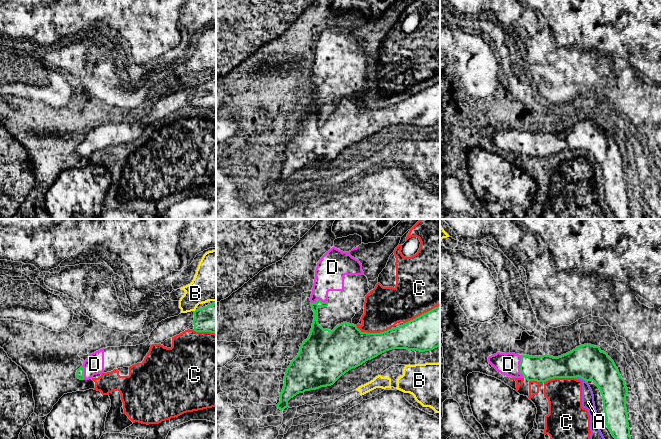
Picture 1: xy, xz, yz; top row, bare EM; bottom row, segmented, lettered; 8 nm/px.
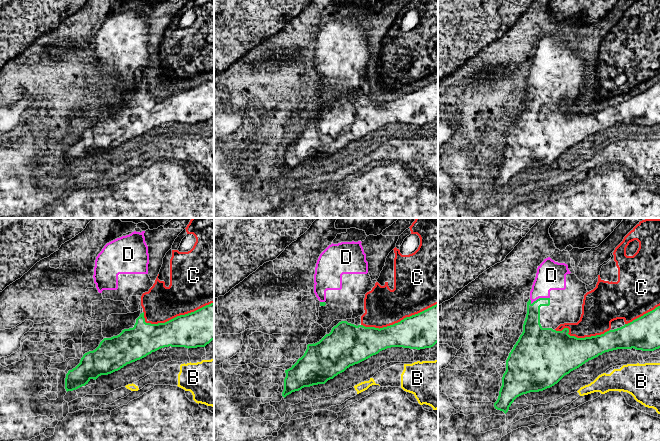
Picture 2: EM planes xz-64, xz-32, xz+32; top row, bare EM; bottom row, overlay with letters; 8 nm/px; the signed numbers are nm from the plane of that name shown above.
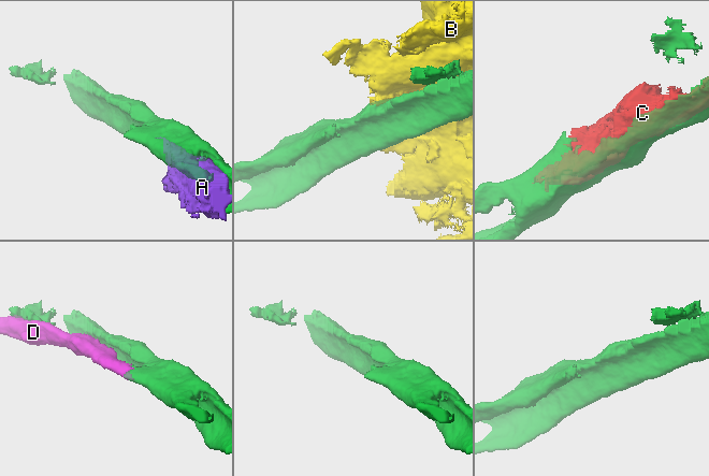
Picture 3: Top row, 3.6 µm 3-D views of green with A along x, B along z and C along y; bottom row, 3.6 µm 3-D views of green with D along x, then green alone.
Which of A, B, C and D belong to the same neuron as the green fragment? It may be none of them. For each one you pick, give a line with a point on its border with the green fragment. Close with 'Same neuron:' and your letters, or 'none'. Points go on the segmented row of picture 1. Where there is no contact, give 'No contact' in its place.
D: Touches green at yz (520, 366)
Same neuron: D

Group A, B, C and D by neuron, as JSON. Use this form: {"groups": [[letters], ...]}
{"groups": [["A", "C"], ["B"], ["D"]]}

